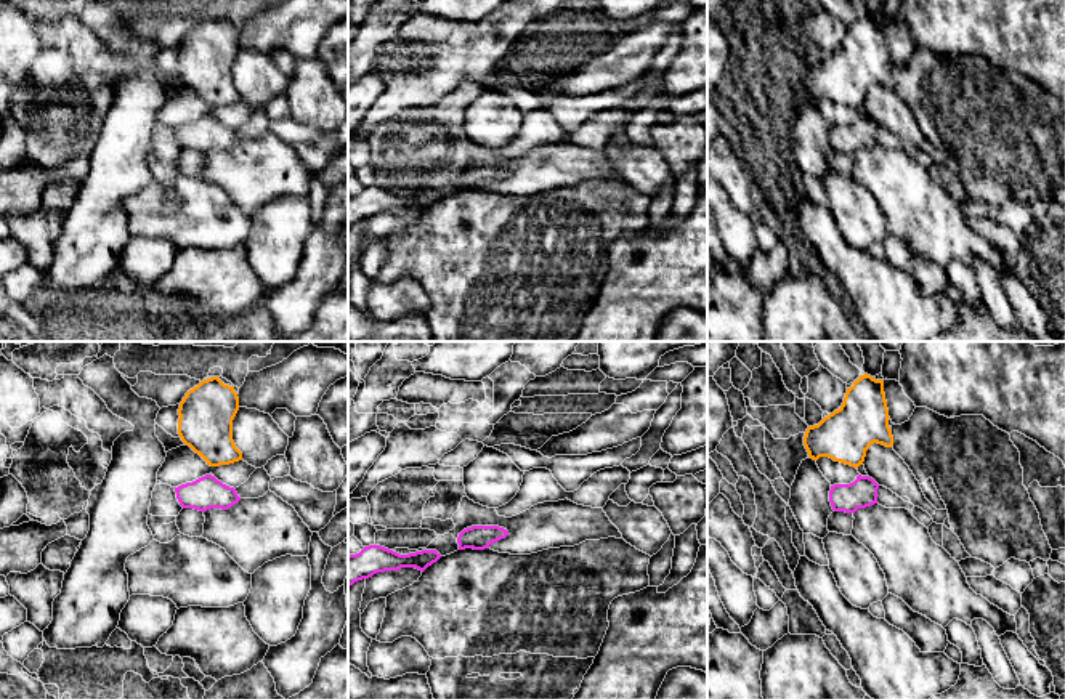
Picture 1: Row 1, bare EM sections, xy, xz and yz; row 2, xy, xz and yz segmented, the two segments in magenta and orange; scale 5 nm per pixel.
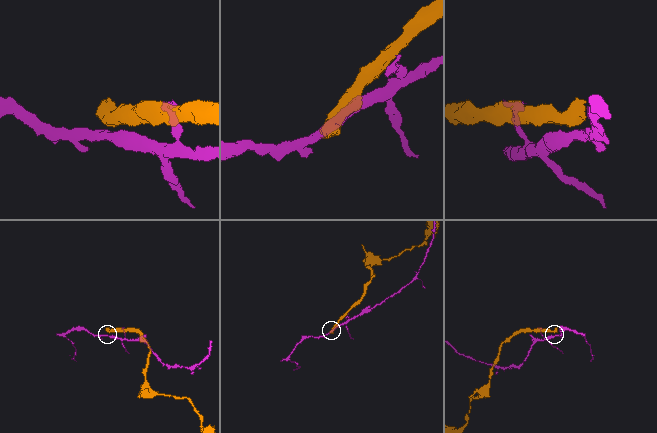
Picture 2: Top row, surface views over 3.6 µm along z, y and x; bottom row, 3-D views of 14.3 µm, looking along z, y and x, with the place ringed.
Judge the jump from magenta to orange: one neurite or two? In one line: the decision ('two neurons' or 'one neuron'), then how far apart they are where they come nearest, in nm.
two neurons; 40 nm apart

